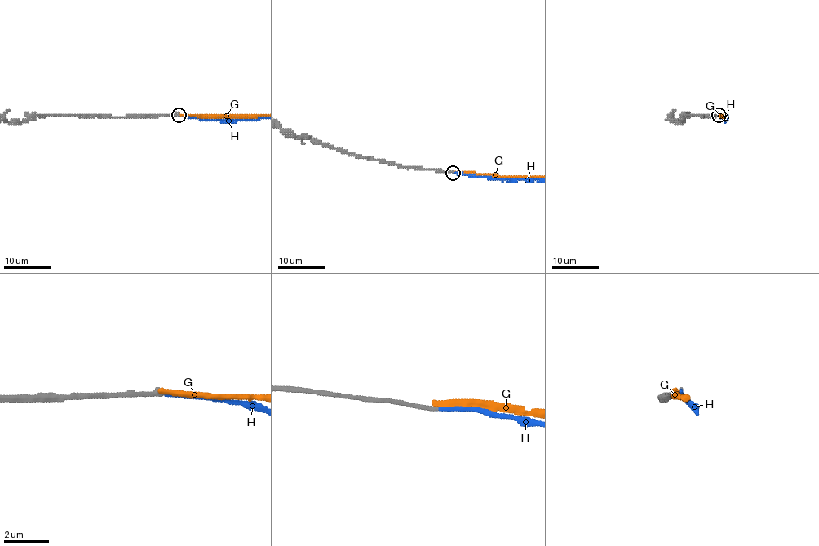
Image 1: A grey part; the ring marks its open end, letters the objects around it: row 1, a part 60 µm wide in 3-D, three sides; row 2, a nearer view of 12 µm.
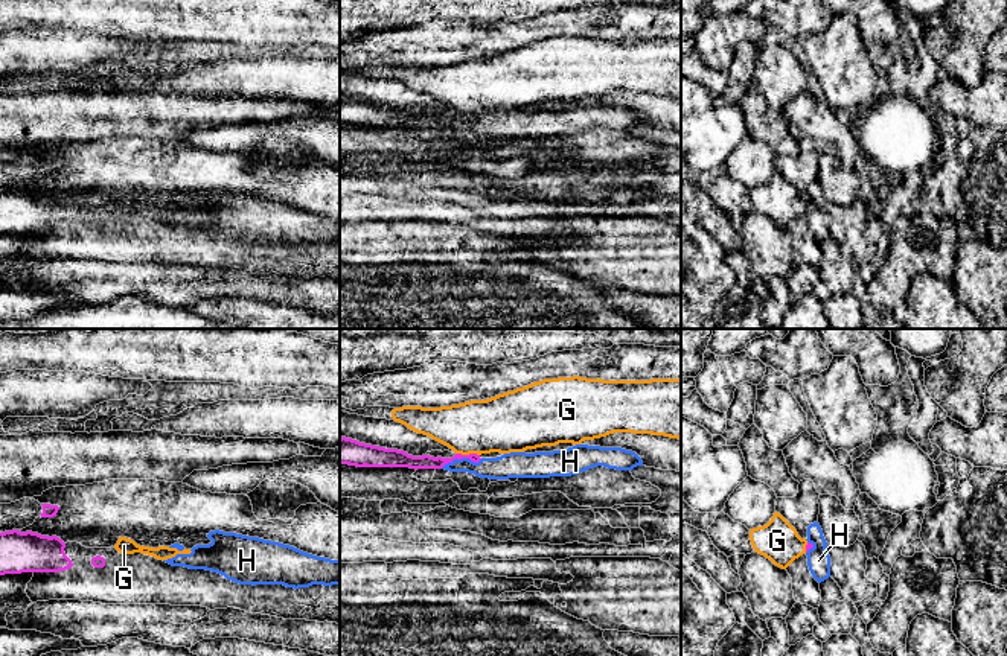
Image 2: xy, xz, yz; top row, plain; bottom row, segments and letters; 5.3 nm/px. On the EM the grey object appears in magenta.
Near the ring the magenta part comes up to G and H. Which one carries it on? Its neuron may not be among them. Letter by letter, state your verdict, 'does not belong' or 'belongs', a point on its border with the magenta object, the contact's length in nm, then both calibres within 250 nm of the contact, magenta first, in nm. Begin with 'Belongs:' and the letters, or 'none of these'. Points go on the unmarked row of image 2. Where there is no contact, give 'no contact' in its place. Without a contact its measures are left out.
Belongs: H
G: does not belong; meets magenta in xz at (469, 113); contact 130 nm long; 80 nm thick on the magenta side, 300 nm on the other
H: belongs; meets magenta in xz at (460, 117); contact 220 nm long; 80 nm thick on the magenta side, 130 nm on the other

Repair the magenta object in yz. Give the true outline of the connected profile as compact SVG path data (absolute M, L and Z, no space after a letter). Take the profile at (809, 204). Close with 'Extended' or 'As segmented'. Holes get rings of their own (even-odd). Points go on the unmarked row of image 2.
M818 181L807 186L807 225L814 237L821 242L830 236L830 215L826 212L827 201Z. Extended

